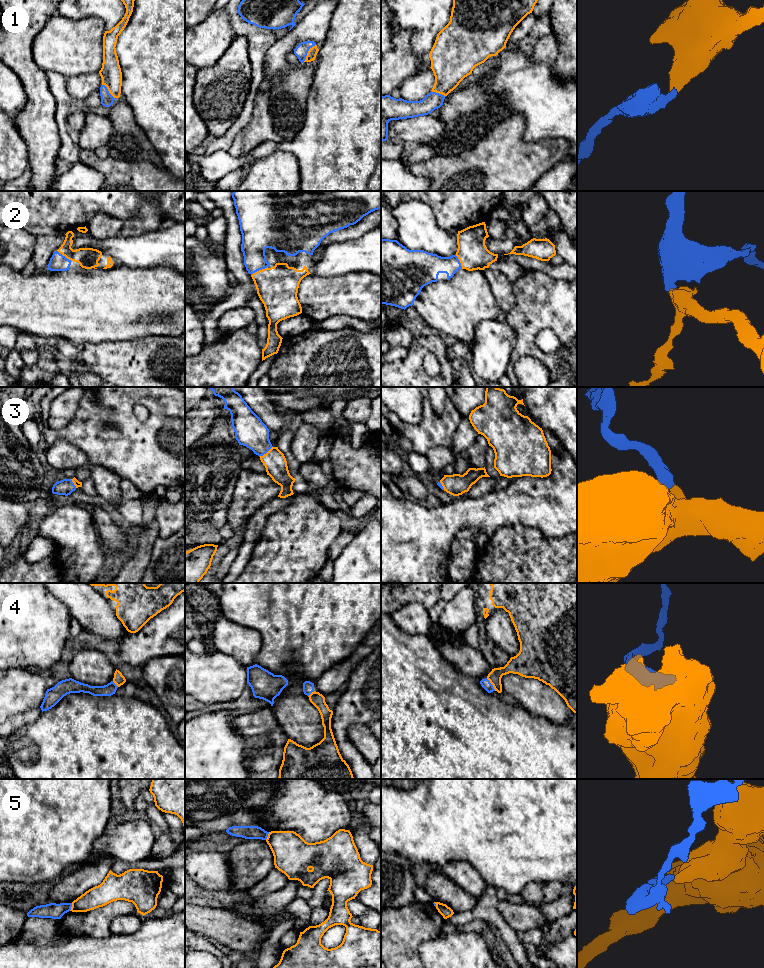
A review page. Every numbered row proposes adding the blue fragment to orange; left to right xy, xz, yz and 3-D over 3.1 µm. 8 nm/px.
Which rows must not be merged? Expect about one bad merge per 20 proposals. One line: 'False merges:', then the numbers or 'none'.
False merges: 5

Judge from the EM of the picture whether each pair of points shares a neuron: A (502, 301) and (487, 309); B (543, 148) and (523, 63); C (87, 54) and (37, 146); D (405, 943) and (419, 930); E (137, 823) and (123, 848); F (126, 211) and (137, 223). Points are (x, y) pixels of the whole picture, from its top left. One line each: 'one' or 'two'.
A: two
B: two
C: two
D: one
E: one
F: two

